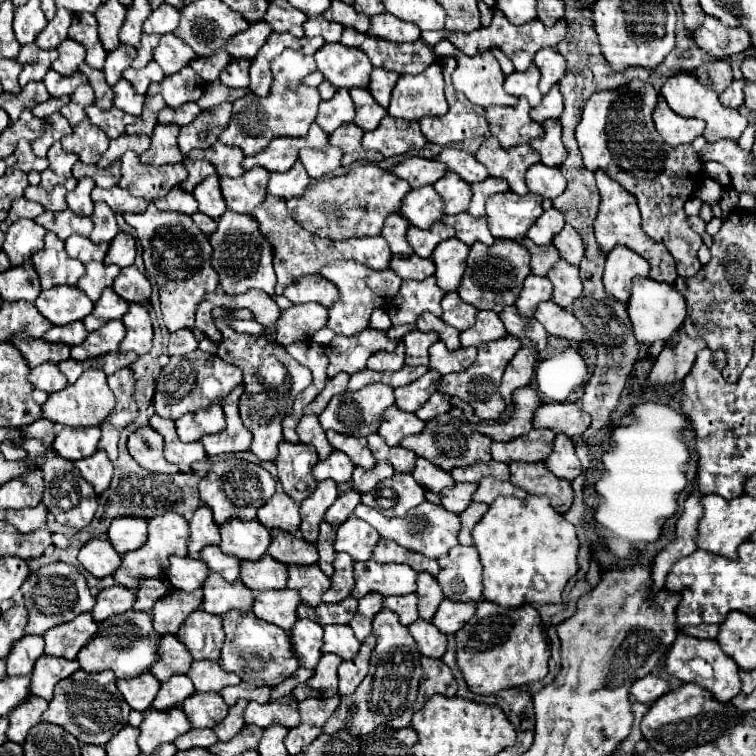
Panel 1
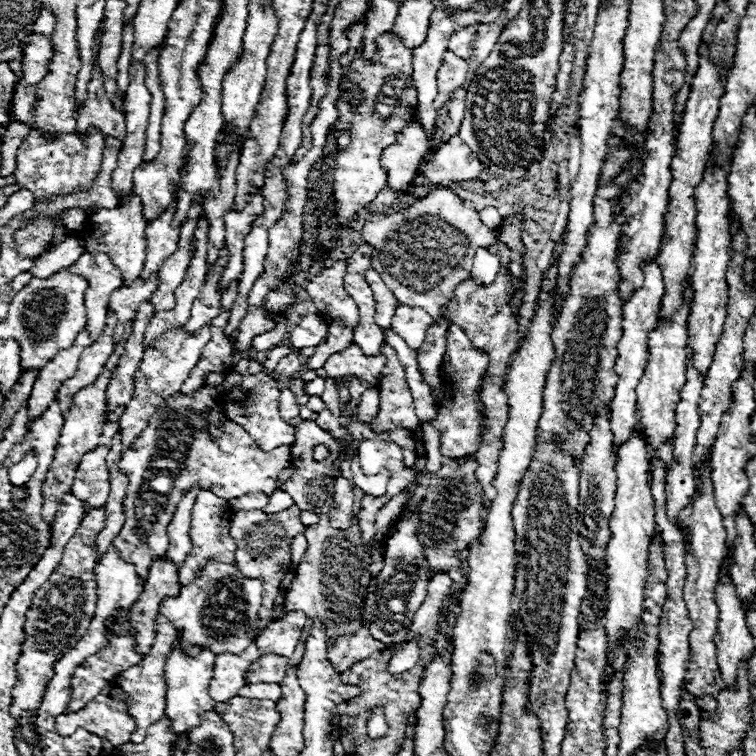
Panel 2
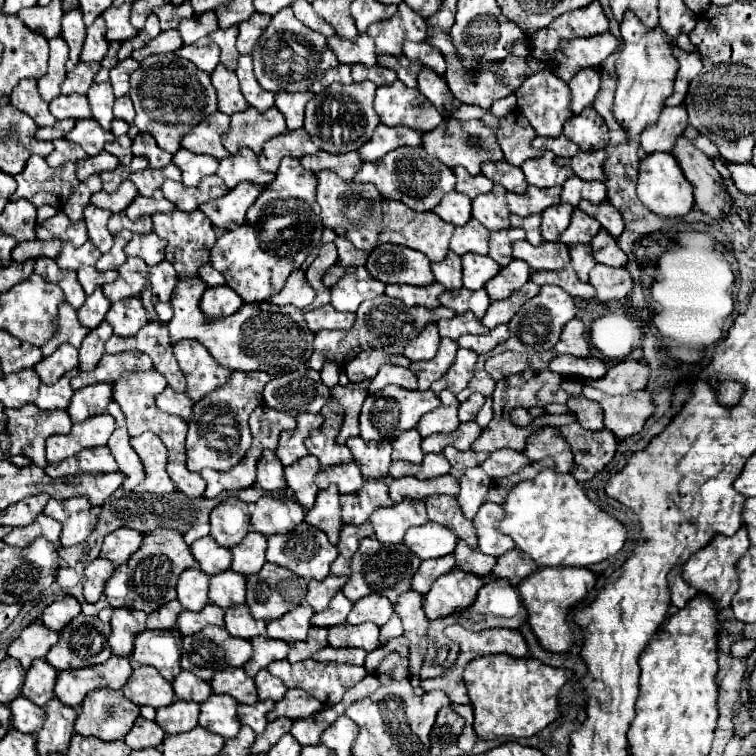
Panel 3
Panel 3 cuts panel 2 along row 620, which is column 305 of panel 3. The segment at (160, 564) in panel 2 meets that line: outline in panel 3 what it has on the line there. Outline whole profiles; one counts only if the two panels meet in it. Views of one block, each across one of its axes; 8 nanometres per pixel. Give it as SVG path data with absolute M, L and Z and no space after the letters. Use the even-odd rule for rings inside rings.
M302 128L296 132L298 134L284 134L284 136L276 136L276 138L268 140L264 144L262 152L258 154L260 168L264 168L266 172L276 172L276 168L280 166L280 160L284 156L302 158L306 154L318 152L318 148L312 144L310 136Z

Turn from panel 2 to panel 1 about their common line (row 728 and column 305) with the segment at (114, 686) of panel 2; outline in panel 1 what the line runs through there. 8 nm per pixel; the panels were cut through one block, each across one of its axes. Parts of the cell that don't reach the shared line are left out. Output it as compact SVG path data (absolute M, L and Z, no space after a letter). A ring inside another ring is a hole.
M284 50L280 56L276 56L270 62L270 68L276 80L276 84L272 84L270 96L260 98L248 92L244 98L236 100L228 128L218 136L220 142L238 146L244 152L244 156L254 156L256 152L264 150L274 138L304 136L318 114L318 104L320 104L318 90L302 84L302 78L316 70L316 62L312 56L304 56L294 50Z

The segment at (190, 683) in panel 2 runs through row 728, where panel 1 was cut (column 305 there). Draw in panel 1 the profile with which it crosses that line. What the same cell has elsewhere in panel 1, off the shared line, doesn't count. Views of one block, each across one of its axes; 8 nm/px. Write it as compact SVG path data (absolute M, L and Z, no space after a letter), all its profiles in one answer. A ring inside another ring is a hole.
M296 162L288 172L270 172L268 178L268 194L280 196L284 200L292 196L302 196L310 184L310 176L306 174L304 166Z

